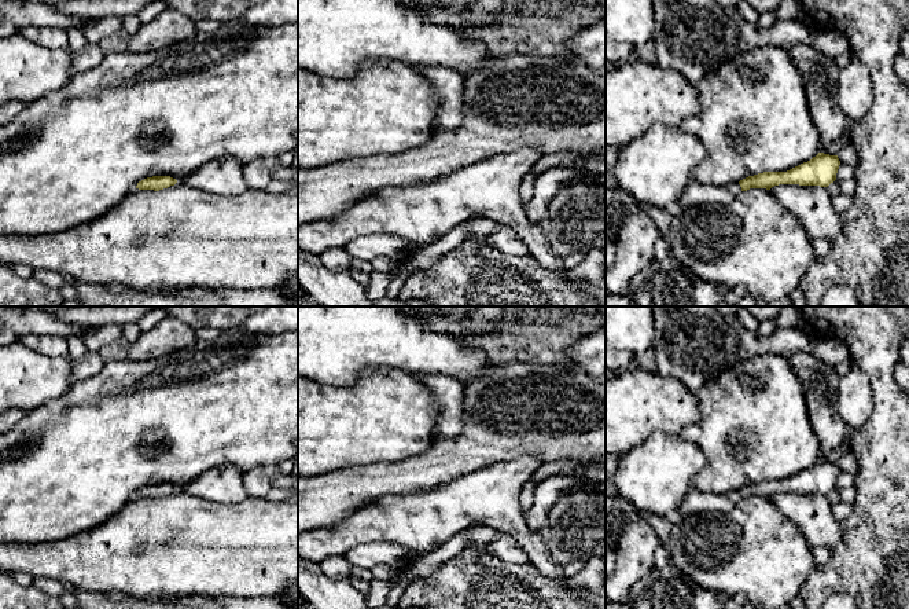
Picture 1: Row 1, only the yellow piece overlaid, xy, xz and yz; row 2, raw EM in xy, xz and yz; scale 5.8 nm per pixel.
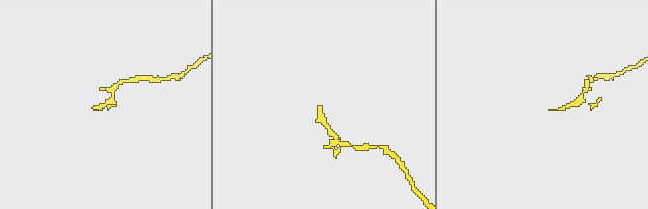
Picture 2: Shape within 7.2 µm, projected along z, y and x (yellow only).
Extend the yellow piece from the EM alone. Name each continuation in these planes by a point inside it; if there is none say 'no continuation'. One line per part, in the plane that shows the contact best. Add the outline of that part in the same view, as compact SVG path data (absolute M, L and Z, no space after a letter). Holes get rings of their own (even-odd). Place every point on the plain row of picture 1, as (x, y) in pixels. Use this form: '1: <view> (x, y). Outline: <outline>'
1: yz (695, 501). Outline: M691 488L680 506L680 517L687 517L704 511L729 511L741 500L739 491L730 491L724 495L700 492Z

